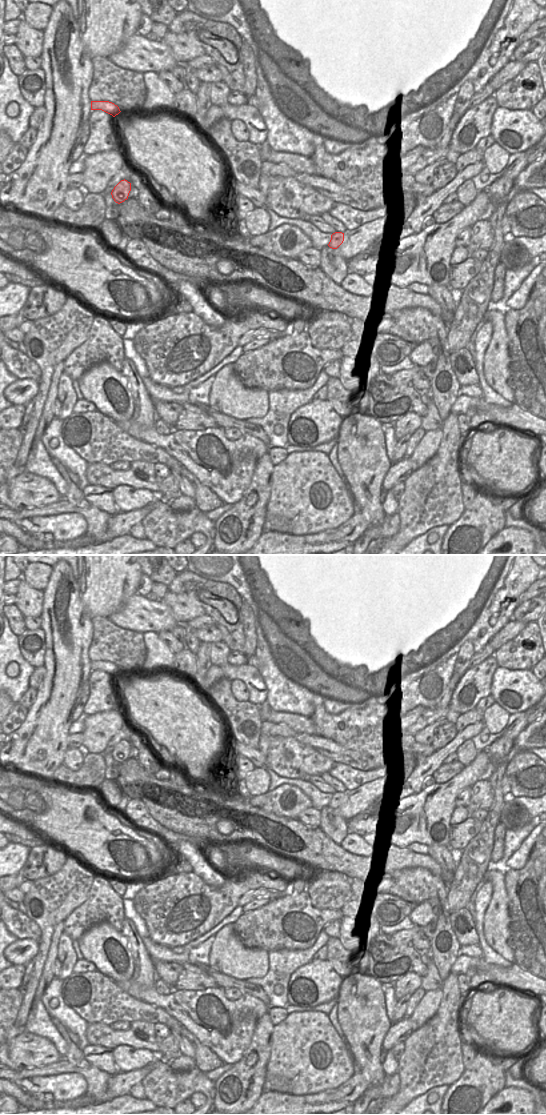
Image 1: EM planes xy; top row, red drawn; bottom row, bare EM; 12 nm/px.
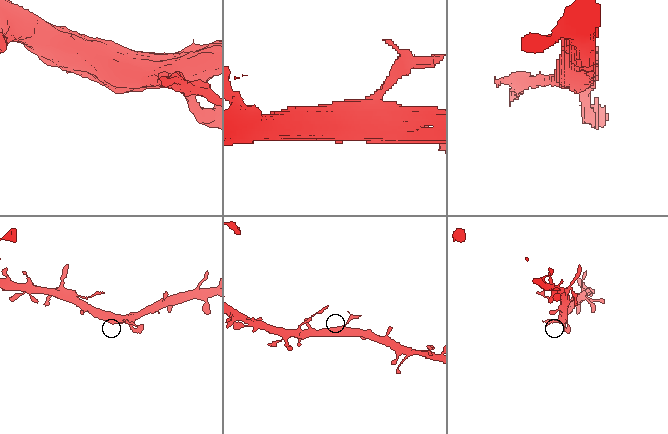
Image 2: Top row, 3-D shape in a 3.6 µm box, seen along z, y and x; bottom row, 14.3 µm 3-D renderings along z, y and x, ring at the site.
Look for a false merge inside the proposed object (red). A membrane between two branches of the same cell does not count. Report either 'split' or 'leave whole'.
leave whole

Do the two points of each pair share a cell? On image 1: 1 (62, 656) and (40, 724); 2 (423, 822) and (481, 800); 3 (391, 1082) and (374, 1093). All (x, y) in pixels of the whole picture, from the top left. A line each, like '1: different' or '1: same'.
1: same
2: different
3: same

